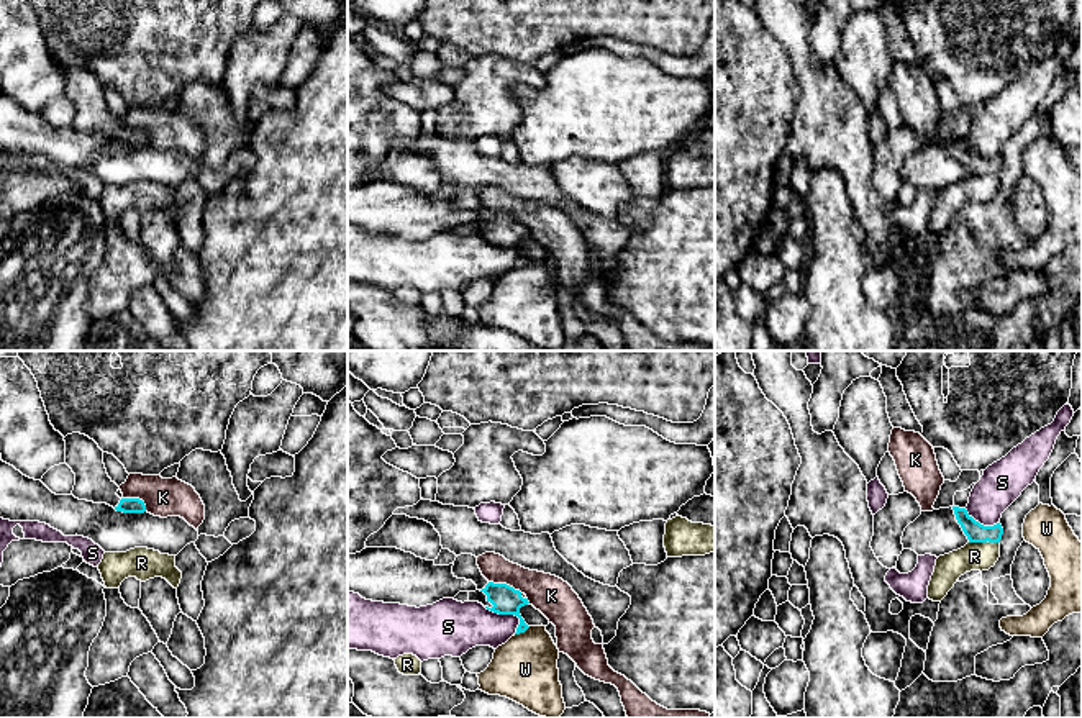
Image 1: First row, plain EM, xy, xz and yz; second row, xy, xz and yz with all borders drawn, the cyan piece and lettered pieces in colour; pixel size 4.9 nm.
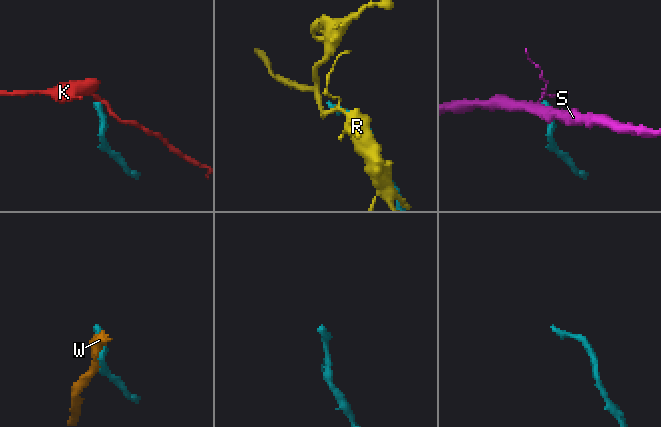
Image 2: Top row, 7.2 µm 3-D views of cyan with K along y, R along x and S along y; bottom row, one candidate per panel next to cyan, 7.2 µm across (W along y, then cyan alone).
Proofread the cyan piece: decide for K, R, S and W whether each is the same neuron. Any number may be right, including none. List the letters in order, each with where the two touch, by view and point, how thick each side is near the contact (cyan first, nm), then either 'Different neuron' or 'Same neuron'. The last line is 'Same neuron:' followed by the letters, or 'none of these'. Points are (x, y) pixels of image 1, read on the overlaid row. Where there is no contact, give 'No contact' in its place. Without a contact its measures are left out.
K: Touches cyan at xz (505, 584). Thickness 140 nm (cyan) against 190 nm. Different neuron
R: Touches cyan at yz (984, 541). Thickness 100 nm (cyan) against 140 nm. Different neuron
S: Touches cyan at xz (509, 613). Thickness 140 nm (cyan) against 240 nm. Different neuron
W: Touches cyan at xz (522, 631). Thickness 140 nm (cyan) against 320 nm. Different neuron
Same neuron: none of these

